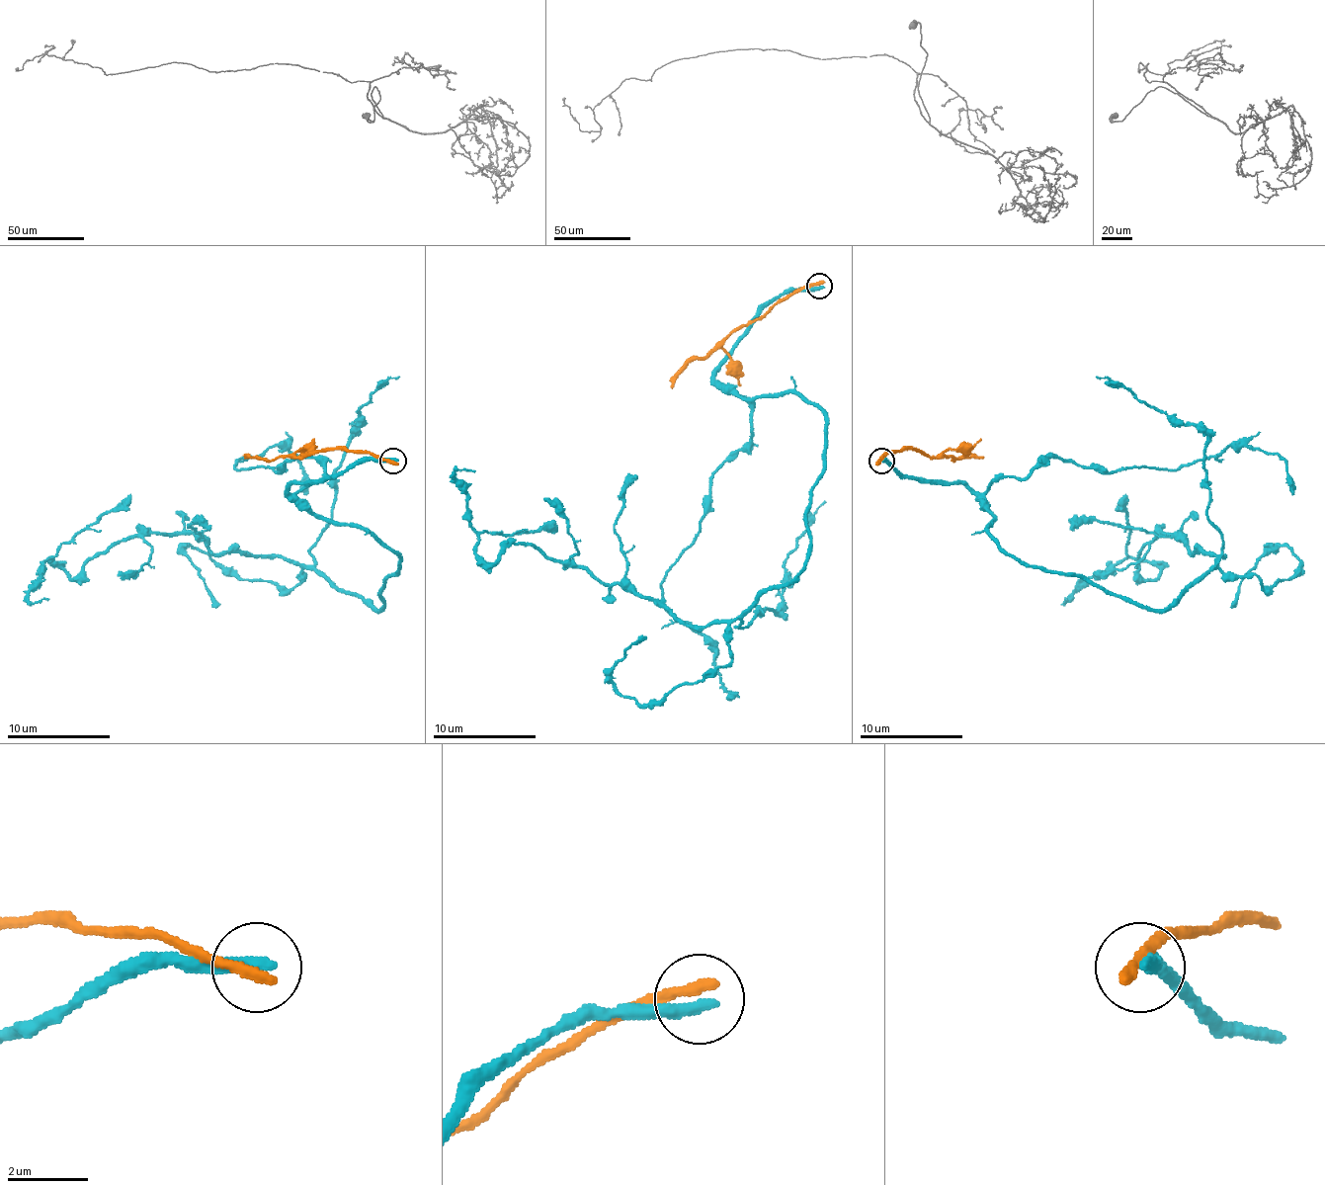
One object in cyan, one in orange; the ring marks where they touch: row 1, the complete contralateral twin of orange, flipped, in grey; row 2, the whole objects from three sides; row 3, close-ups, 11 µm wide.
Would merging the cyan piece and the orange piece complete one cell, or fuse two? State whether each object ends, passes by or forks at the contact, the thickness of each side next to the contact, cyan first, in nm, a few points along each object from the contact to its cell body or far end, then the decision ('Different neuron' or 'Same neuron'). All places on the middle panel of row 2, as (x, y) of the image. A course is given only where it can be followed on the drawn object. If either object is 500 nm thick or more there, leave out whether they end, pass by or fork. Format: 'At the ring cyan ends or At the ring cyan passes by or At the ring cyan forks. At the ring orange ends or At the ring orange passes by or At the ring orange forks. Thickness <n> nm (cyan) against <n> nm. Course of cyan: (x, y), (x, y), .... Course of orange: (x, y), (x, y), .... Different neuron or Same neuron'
At the ring cyan ends. At the ring orange ends. Thickness 340 nm (cyan) against 320 nm. Course of cyan: (818, 287), (715, 370), (826, 434), (800, 571), (736, 618), (487, 563), (474, 472). Course of orange: (818, 284), (808, 284), (783, 296), (728, 333), (704, 356), (695, 356), (671, 387). Different neuron

